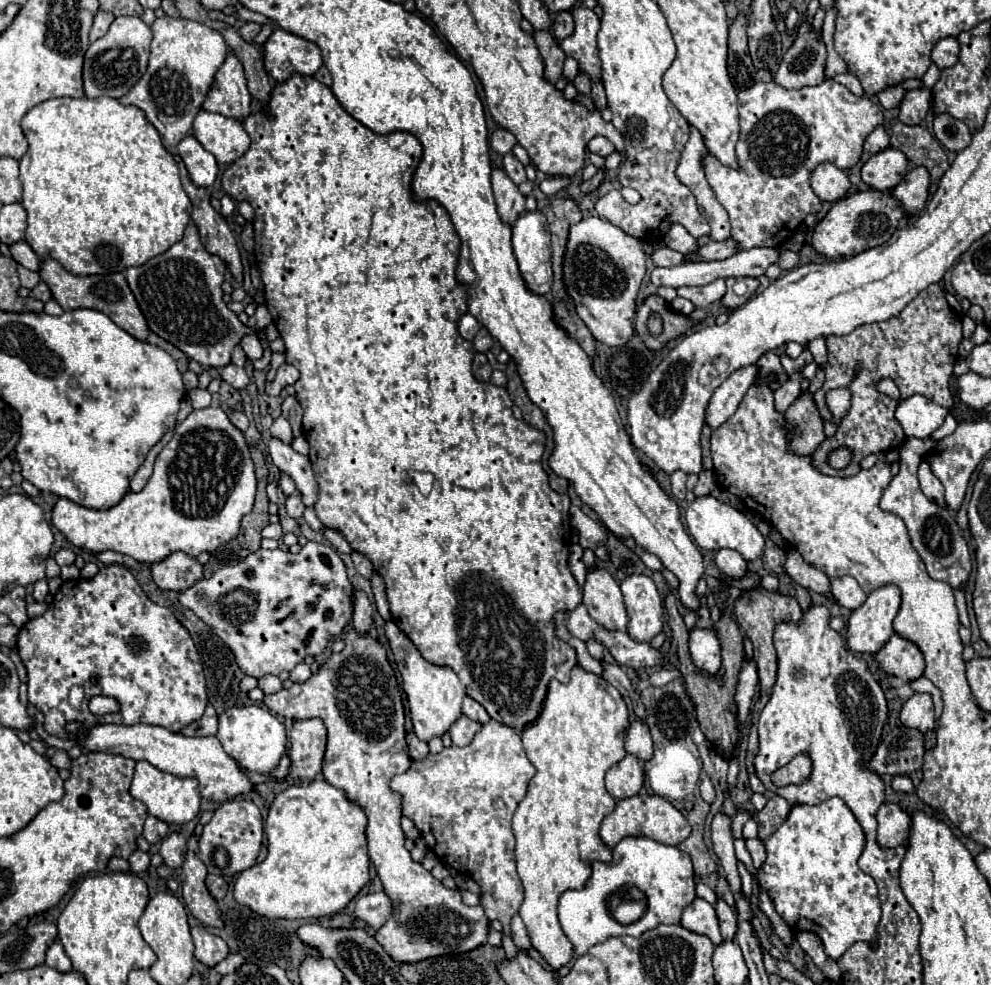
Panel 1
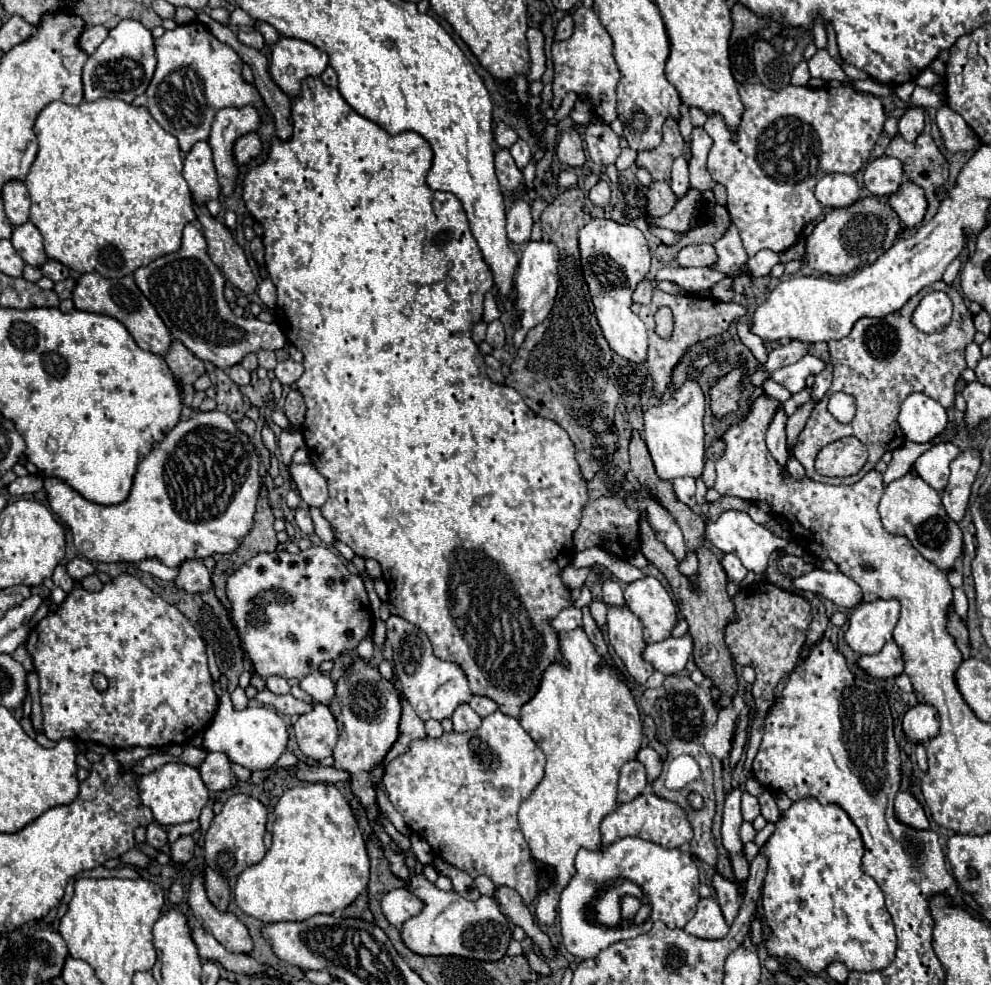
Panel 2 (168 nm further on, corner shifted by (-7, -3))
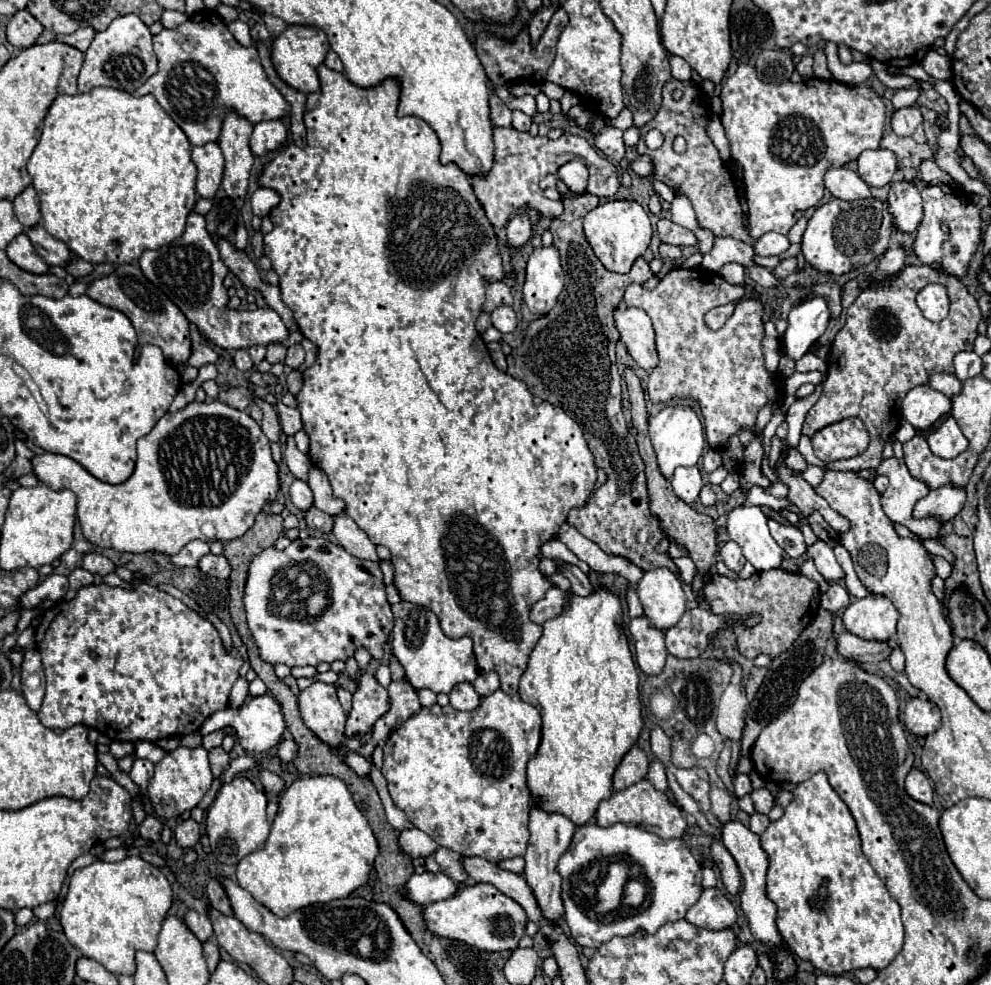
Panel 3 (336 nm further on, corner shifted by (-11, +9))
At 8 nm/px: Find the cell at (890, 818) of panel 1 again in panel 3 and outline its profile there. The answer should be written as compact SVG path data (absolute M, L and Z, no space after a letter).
M912 769L906 777L906 793L924 803L924 805L932 805L932 797L934 797L934 791L932 791L932 785L930 785L930 779L918 771L918 769Z

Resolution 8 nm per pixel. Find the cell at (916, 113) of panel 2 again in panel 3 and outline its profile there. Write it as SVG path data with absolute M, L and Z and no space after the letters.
M916 105L912 107L904 107L904 109L898 109L894 115L892 115L892 129L898 137L908 137L916 131L916 127L922 123L922 113Z

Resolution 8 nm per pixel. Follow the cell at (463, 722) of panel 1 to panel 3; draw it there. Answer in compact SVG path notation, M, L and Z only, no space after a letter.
M470 683L456 685L450 693L450 705L458 711L474 711L480 705L480 695Z

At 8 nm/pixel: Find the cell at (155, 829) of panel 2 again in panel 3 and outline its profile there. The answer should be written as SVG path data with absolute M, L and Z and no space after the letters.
M148 815L142 823L140 823L140 835L144 839L150 839L150 841L158 841L160 839L160 831L162 831L162 821L156 819L154 815Z

